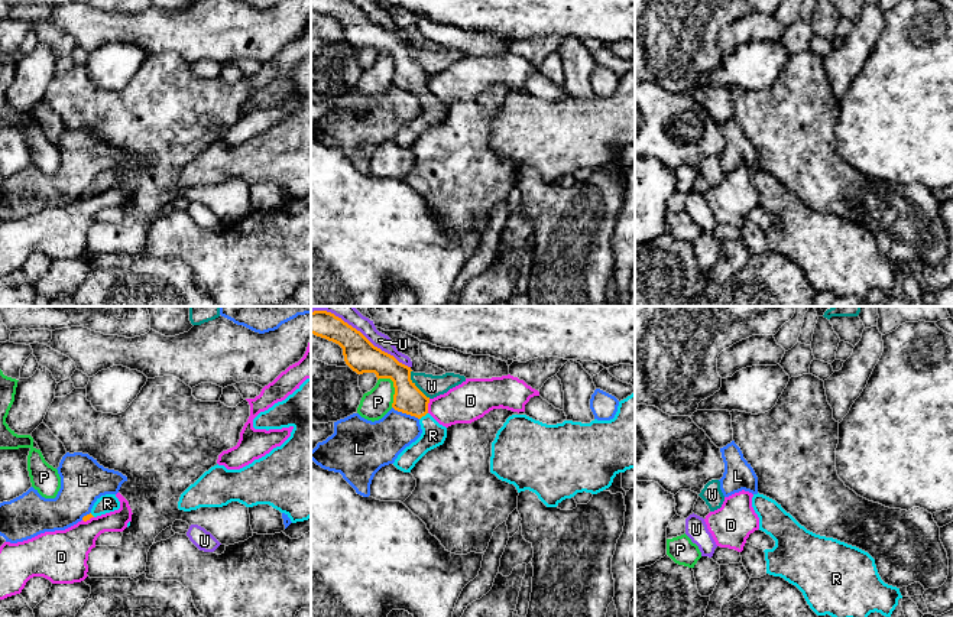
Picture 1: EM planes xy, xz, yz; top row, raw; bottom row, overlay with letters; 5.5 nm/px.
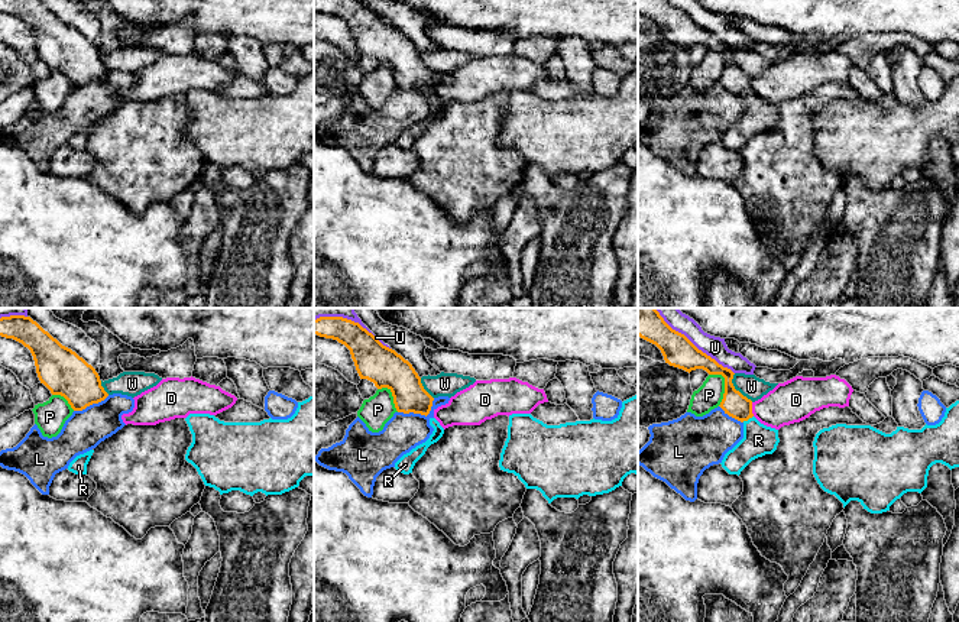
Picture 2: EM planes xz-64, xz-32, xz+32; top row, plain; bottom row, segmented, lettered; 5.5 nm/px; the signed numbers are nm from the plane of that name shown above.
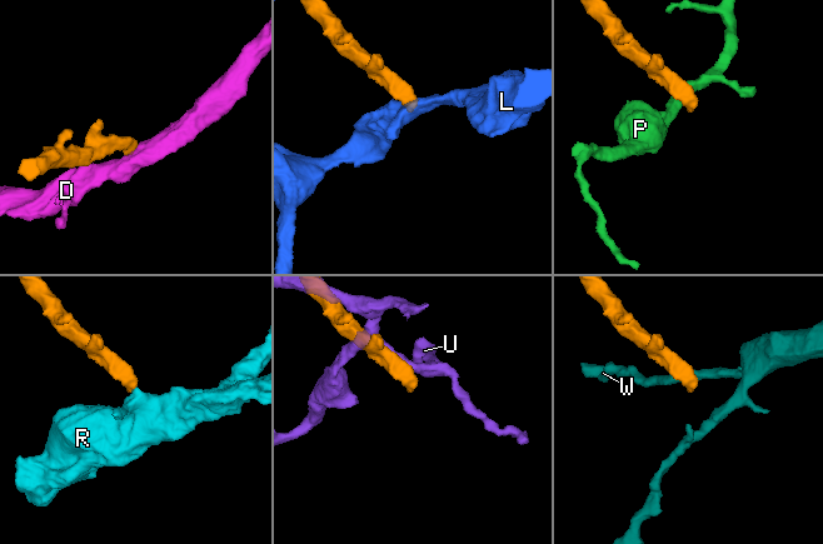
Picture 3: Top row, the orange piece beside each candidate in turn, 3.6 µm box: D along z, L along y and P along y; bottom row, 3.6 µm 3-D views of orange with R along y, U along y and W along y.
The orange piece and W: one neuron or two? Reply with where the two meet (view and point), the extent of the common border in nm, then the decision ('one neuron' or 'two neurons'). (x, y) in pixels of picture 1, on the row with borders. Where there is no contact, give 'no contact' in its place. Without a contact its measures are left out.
xz (414, 385) | 190 nm | two neurons

